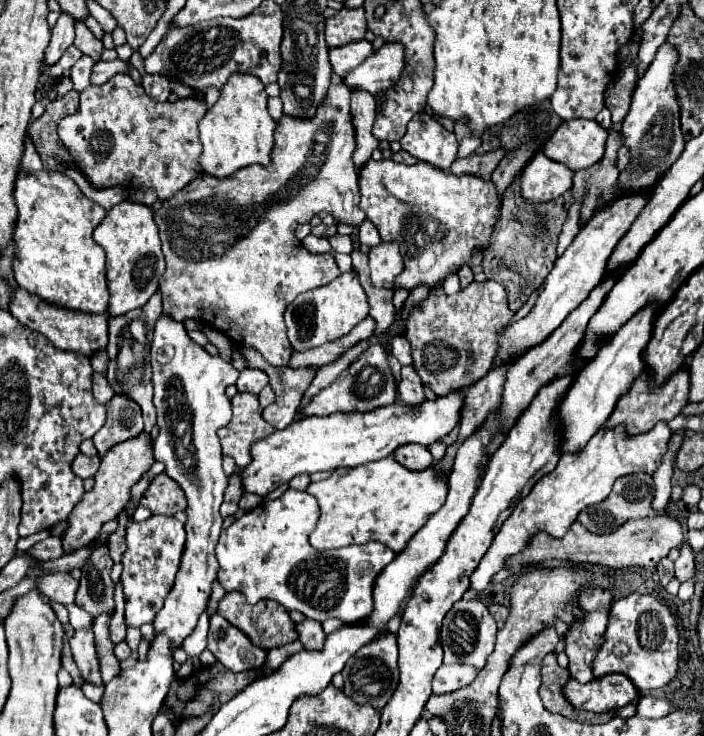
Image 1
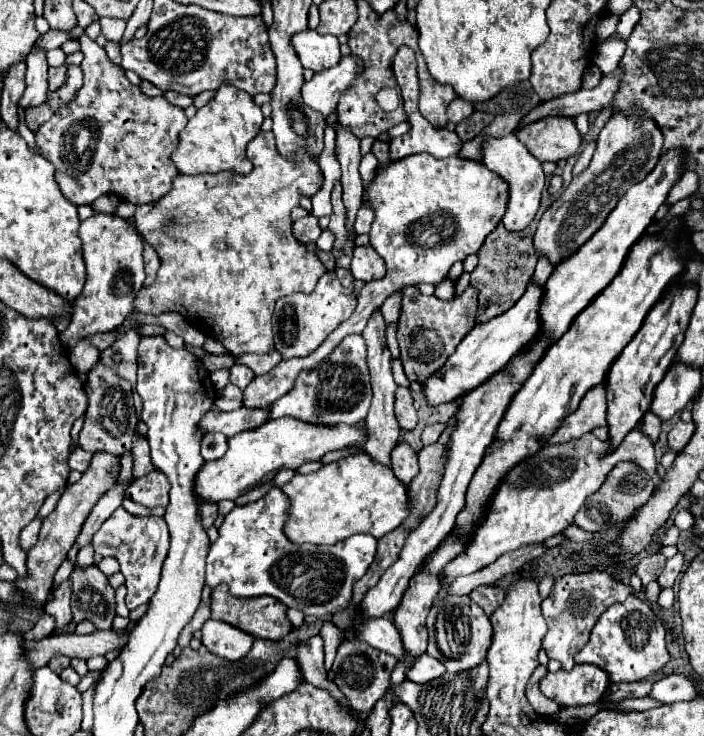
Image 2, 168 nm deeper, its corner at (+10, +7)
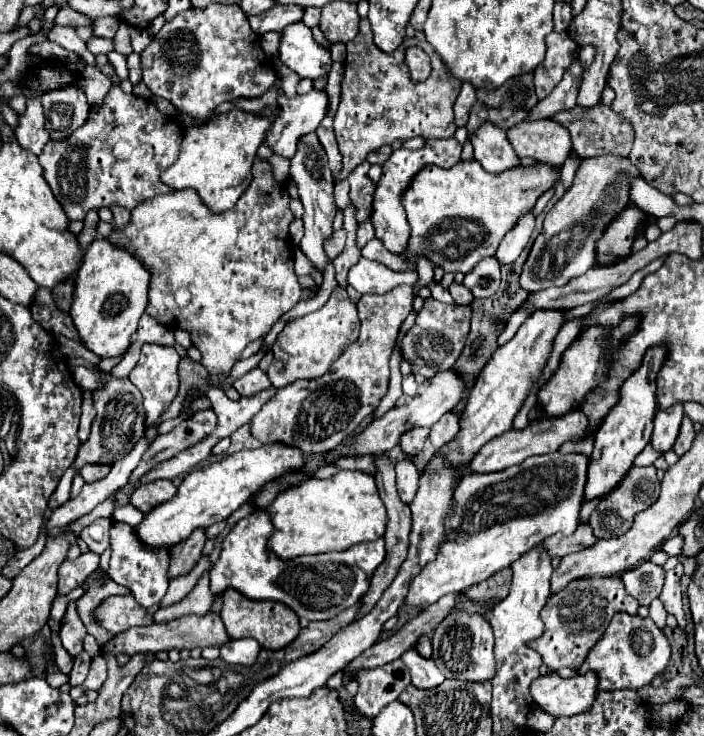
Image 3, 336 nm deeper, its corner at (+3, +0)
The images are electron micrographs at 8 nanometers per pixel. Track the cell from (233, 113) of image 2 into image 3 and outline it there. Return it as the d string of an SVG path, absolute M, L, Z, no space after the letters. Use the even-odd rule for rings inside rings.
M233 108L225 114L217 114L215 118L211 118L207 126L203 124L199 128L187 128L181 142L179 160L161 174L161 180L175 190L195 188L203 202L207 202L207 206L211 206L211 210L215 212L229 210L243 194L243 190L231 188L247 188L251 182L251 166L269 126L269 118L249 114L241 108Z

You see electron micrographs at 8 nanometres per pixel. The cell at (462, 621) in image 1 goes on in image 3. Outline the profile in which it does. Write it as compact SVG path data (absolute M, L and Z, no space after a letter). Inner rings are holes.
M465 610L451 612L443 618L443 622L433 632L433 660L443 670L445 678L481 682L491 680L495 674L495 636L491 624L481 614L469 614Z

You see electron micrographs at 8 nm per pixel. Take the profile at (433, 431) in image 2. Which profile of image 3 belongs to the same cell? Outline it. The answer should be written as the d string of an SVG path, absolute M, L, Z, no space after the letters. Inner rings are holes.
M447 412L433 428L429 434L431 444L435 446L435 450L441 450L447 442L451 442L451 438L455 438L455 434L459 432L459 418L453 412Z

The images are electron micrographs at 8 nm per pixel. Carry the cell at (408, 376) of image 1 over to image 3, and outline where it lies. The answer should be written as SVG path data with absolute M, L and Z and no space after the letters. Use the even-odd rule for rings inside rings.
M413 428L401 436L401 448L407 456L415 456L423 450L423 444L429 436L429 428Z

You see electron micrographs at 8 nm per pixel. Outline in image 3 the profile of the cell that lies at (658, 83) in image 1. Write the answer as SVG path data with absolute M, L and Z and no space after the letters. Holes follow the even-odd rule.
M603 154L599 158L585 158L575 174L573 186L547 212L541 236L535 238L531 254L525 262L521 286L529 292L539 292L551 286L563 286L571 278L577 278L593 268L597 242L605 234L607 226L631 204L631 182L639 176L639 168L627 156Z

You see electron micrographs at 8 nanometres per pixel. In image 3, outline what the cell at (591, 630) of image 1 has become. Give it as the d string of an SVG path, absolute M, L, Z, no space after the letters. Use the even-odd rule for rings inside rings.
M605 576L605 578L579 578L573 580L565 590L553 594L543 606L543 622L545 634L543 638L531 642L535 650L541 654L543 662L549 666L551 672L569 666L571 670L579 670L591 646L601 638L605 628L609 626L615 612L637 614L639 602L625 592L625 586L619 576Z

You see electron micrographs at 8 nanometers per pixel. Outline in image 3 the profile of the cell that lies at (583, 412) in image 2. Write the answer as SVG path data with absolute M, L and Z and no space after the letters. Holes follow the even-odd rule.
M575 410L563 418L555 418L555 420L535 420L531 422L527 428L523 430L511 430L507 434L501 434L499 438L489 440L471 460L471 468L475 472L487 474L487 472L499 472L505 470L513 464L521 464L525 458L535 456L535 454L551 454L557 452L561 448L563 442L567 440L579 440L583 436L589 434L589 418L585 416L583 410Z

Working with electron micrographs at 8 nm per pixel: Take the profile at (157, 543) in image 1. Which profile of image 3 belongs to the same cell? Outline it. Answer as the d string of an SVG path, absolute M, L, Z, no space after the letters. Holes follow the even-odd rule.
M113 522L111 524L111 566L109 566L109 578L115 580L117 584L127 586L137 604L141 608L151 608L161 602L161 598L167 592L169 586L169 560L171 560L171 550L161 546L161 548L151 548L141 542L137 536L135 528L125 524L125 522Z

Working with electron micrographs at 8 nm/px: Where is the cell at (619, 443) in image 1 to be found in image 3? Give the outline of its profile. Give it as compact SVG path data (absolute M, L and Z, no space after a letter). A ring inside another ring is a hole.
M555 452L531 456L519 466L495 474L469 474L463 478L459 490L455 490L459 510L447 522L447 544L443 542L437 558L413 578L405 604L425 608L445 594L463 592L491 574L509 568L519 556L557 532L571 536L579 528L587 468L589 456Z

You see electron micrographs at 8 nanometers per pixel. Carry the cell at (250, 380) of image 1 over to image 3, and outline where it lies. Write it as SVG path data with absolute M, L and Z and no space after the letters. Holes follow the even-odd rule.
M255 368L255 370L247 372L245 376L241 376L241 378L233 384L233 388L235 388L241 396L255 396L257 392L267 390L269 386L271 386L271 382L269 382L267 374L265 374L261 368Z

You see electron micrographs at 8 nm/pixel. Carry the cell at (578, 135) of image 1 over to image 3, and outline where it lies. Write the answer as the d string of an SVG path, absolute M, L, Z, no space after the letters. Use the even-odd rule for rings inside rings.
M555 120L521 122L507 130L509 142L519 158L531 158L551 168L561 168L571 156L571 134Z

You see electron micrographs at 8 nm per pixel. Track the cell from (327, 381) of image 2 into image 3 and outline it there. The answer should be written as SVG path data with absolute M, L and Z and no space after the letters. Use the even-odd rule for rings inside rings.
M395 286L387 294L363 294L357 302L361 334L331 364L329 372L315 380L295 380L281 388L267 406L251 420L251 432L263 442L287 442L299 446L307 456L337 448L349 434L375 412L389 384L389 356L397 342L399 328L413 308L413 288Z

